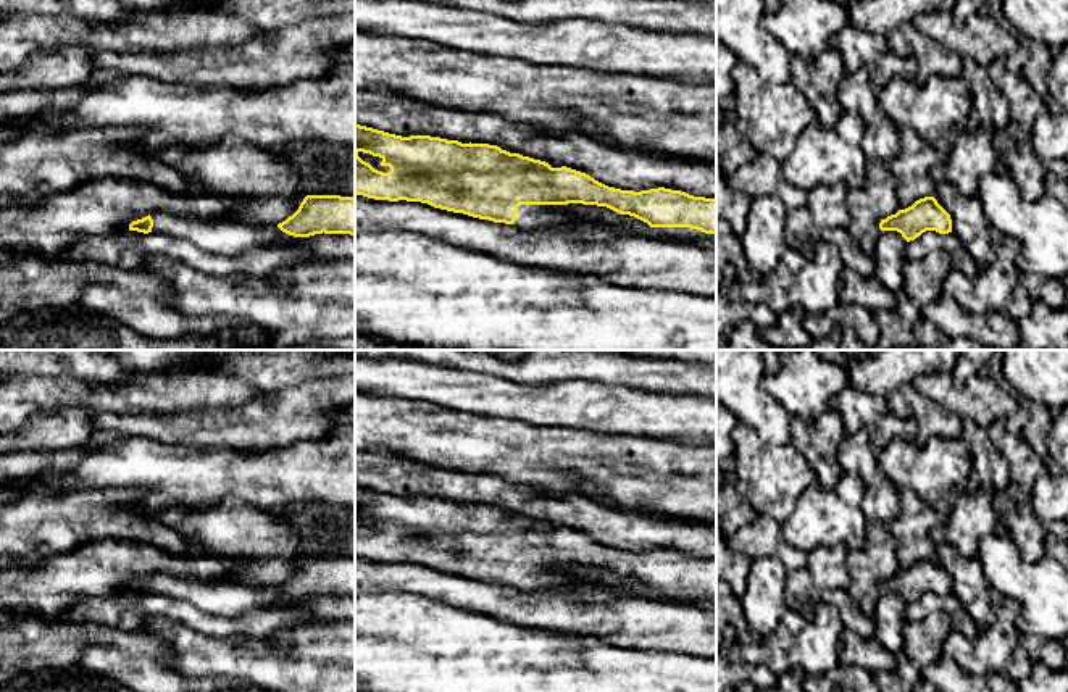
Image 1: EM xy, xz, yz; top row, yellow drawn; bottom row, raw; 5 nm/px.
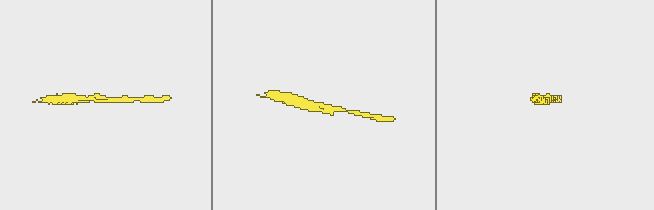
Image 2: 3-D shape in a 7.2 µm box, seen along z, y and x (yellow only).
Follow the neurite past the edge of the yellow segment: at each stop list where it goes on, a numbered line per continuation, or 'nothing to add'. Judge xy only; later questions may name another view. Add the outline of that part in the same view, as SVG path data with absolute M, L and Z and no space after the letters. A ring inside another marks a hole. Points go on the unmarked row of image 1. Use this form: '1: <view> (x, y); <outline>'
1: xy (228, 599); M153 574L152 594L163 594L184 600L205 613L240 616L244 613L290 603L294 597L282 594L277 586L247 586L237 582L207 582L168 574Z

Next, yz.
nothing to add

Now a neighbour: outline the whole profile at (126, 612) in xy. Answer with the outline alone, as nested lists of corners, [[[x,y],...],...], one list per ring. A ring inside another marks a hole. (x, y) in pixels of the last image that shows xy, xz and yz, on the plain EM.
[[[137,592],[82,598],[69,608],[63,618],[79,623],[98,623],[124,632],[137,632],[152,615],[166,616],[210,636],[226,637],[231,634],[244,634],[253,639],[265,639],[277,629],[316,621],[313,616],[287,607],[258,608],[240,616],[221,616],[205,613],[169,595],[144,595]]]

